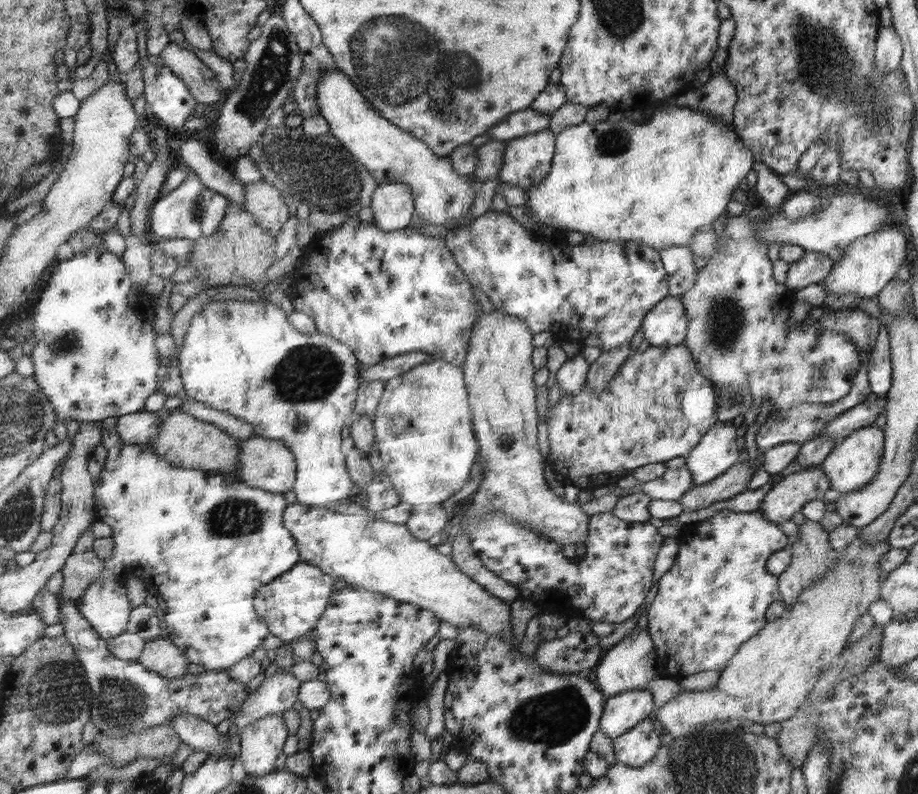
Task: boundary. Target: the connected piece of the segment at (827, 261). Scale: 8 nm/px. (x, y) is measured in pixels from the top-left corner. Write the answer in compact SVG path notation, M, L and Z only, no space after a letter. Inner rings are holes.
M805 252L805 254L797 262L789 265L790 270L788 270L788 277L786 278L785 284L788 290L791 292L797 292L807 286L810 286L811 284L823 282L834 267L834 261L830 256L823 253Z

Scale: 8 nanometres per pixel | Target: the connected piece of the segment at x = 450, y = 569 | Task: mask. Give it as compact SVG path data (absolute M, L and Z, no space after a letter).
M299 503L287 504L287 509L283 514L283 523L298 542L300 563L316 565L325 573L342 578L344 582L358 589L380 593L408 604L419 605L420 608L428 609L440 620L457 628L478 628L486 632L488 636L512 632L510 605L492 596L483 585L472 580L467 573L460 571L460 567L451 559L451 556L441 554L435 545L412 535L405 524L380 520L368 513L348 515Z

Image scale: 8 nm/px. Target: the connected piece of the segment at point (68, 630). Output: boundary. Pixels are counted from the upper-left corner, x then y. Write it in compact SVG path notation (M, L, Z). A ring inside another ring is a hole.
M59 592L58 603L60 603L60 613L62 613L60 623L64 625L63 635L75 648L75 654L87 674L88 684L91 685L91 722L96 725L100 735L112 739L136 735L138 732L144 731L145 728L168 725L179 715L191 715L207 721L209 724L218 725L238 713L245 704L244 700L248 699L250 692L246 689L246 685L242 681L232 679L232 676L228 675L228 669L208 670L202 673L188 673L180 678L168 678L144 668L136 661L120 660L108 650L107 640L90 626L74 602L62 598Z

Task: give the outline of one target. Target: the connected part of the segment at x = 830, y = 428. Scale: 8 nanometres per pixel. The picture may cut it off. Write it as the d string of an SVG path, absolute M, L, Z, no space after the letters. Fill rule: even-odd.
M871 393L862 404L851 408L850 411L844 411L842 415L828 422L819 436L826 434L830 440L840 441L859 428L875 424L878 415L884 414L884 407L886 407L886 397L878 398L876 394Z

